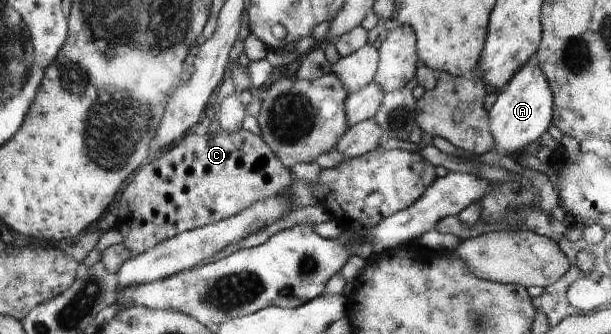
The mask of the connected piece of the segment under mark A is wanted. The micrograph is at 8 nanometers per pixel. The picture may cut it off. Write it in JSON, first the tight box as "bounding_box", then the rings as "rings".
{"bounding_box":[489,58,553,158],"rings":[[[533,58],[515,73],[489,111],[497,151],[515,158],[525,151],[529,141],[538,142],[541,135],[552,127],[553,106],[552,89],[541,65]]]}

